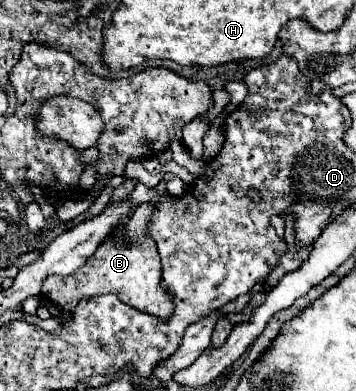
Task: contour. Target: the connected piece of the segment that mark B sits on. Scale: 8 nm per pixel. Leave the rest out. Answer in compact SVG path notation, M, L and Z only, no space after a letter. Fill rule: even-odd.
M142 203L136 207L136 213L132 219L122 225L116 231L116 239L104 241L98 249L96 255L88 259L84 267L80 267L74 275L70 277L46 277L42 283L42 295L46 301L52 305L64 309L64 311L74 311L84 297L96 297L104 293L114 293L120 297L122 303L144 311L152 313L160 319L168 319L174 311L174 295L162 285L162 263L156 251L156 243L150 237L146 223L150 215L150 205ZM122 241L122 243L118 243Z

